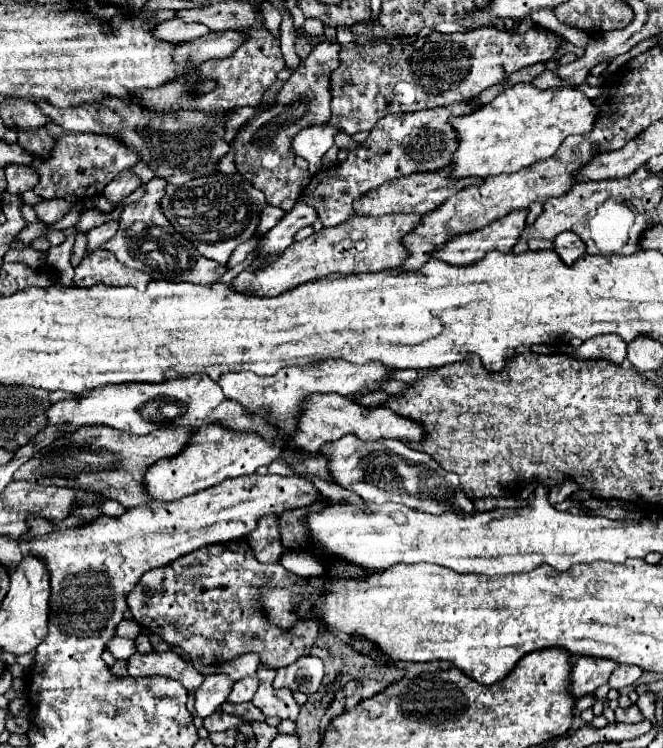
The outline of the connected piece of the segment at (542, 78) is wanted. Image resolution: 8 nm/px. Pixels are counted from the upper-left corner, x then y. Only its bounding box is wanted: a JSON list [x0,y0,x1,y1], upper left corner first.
[532,70,564,88]

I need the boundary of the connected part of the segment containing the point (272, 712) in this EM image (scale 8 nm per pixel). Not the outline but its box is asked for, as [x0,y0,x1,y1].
[252,670,300,720]

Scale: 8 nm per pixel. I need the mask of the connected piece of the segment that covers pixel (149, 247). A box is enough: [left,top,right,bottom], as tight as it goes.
[104,178,226,284]

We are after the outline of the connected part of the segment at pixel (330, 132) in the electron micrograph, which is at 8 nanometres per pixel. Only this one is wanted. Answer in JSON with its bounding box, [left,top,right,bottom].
[292,124,342,174]

